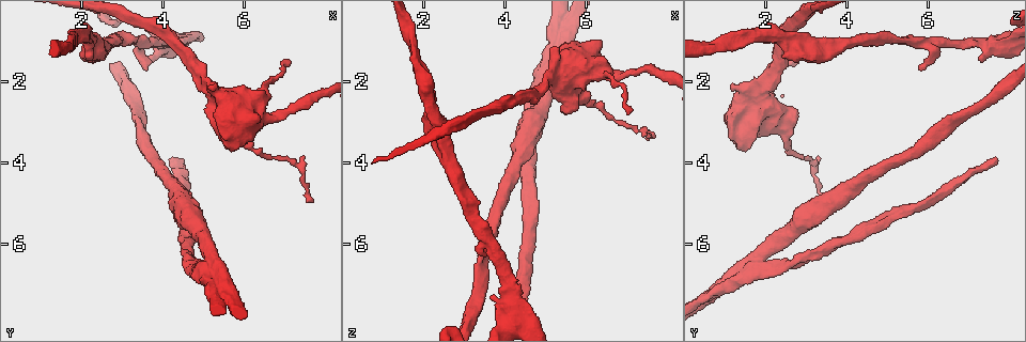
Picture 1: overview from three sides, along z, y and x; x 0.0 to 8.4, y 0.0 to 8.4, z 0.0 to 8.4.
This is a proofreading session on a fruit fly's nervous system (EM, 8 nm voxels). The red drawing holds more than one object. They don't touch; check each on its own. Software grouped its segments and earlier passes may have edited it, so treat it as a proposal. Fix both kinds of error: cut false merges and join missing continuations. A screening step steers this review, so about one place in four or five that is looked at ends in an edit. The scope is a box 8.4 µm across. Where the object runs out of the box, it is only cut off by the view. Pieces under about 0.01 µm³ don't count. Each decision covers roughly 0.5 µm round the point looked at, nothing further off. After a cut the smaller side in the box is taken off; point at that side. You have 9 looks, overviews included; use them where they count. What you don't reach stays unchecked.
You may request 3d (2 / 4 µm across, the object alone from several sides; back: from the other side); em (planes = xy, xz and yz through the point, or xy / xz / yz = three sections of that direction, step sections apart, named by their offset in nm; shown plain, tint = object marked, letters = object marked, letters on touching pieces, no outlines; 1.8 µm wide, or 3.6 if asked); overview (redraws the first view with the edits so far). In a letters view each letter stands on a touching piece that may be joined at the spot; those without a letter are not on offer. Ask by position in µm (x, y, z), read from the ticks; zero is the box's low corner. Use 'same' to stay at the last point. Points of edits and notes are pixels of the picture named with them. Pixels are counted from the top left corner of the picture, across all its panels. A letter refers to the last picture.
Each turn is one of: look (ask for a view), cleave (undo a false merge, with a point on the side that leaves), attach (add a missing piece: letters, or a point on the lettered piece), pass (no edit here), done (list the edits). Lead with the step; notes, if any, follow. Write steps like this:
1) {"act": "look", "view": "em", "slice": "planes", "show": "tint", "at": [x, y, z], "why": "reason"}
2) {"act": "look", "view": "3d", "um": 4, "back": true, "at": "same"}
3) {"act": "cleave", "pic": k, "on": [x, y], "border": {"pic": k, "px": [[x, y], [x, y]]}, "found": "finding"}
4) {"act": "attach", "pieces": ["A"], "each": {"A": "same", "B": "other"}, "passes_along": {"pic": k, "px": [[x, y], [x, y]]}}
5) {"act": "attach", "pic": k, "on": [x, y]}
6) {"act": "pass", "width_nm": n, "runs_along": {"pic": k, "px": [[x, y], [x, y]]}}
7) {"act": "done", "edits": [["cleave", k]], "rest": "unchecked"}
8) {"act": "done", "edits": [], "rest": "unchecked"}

{"act": "look", "view": "em", "slice": "planes", "show": "letters", "at": [5.10, 2.20, 1.25], "why": "stops while still wide"}

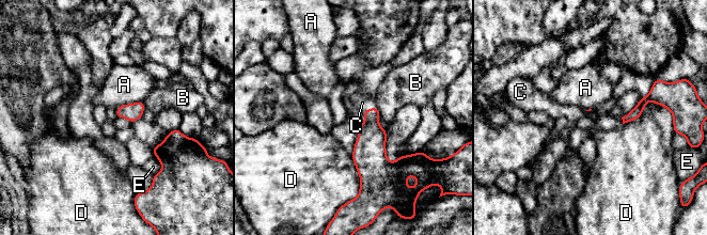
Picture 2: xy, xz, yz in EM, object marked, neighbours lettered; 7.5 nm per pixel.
{"act": "attach", "pieces": ["C"], "longest_contact_nm": ["D", 360], "each": {"A": "other", "B": "other", "C": "same", "D": "other", "E": "other"}, "passes_along": {"pic": 2, "px": [[372, 138], [368, 108], [362, 103]]}, "found": "it goes on there"}

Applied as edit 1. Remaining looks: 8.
{"act": "look", "view": "overview", "why": "redraw"}

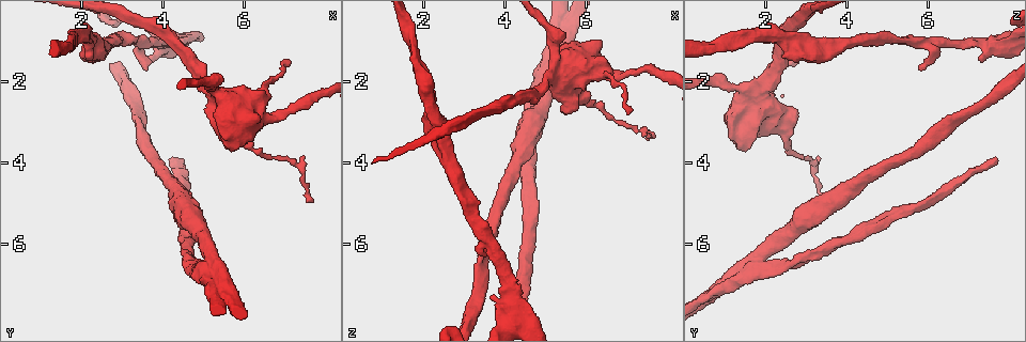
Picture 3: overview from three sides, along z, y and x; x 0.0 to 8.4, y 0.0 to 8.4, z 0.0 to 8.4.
{"act": "look", "view": "em", "slice": "yz", "step": 8, "show": "letters", "at": [5.50, 3.10, 2.70], "why": "thick end"}

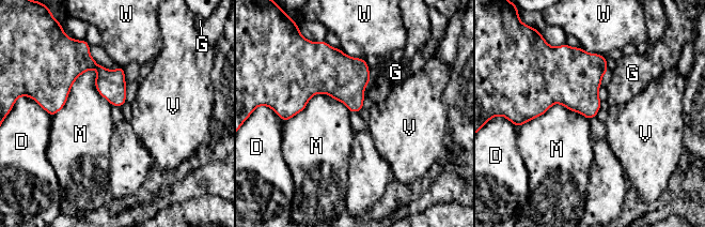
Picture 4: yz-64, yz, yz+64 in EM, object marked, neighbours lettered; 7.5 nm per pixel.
{"act": "look", "view": "em", "slice": "planes", "show": "letters", "at": "same"}

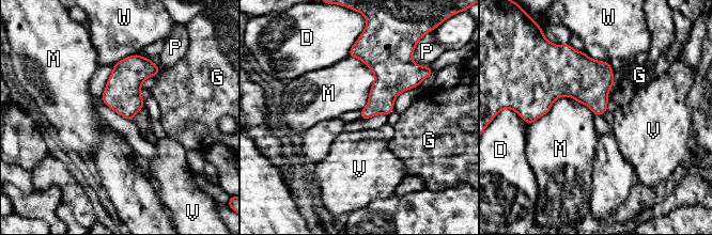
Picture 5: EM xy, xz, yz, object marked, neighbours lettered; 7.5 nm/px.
{"act": "pass", "each": {"D": "other", "G": "other", "M": "other", "P": "other", "V": "other", "W": "other"}, "border": {"pic": 5, "px": [[593, 114], [559, 96], [528, 125]]}, "found": "none of them fits"}

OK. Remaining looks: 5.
{"act": "look", "view": "em", "slice": "planes", "show": "letters", "at": [3.75, 1.55, 7.25], "why": "stops while still wide"}

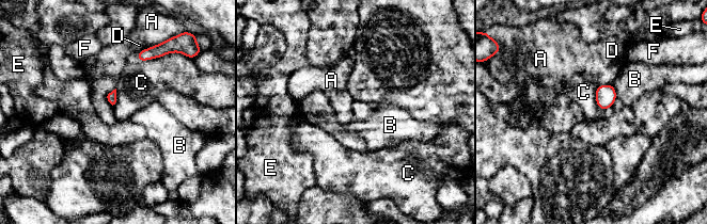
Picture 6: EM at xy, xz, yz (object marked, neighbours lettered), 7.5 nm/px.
{"act": "pass", "each": {"A": "other", "B": "other", "C": "other", "D": "other", "E": "other", "F": "other"}, "border": {"pic": 6, "px": [[163, 54], [139, 62]]}, "found": "no lettered piece goes on from it"}

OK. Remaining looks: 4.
{"act": "look", "view": "em", "slice": "xy", "step": 16, "show": "letters", "at": [4.25, 4.00, 7.70]}

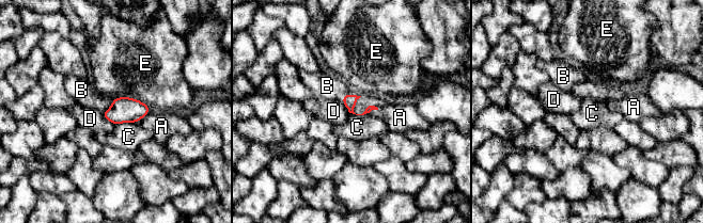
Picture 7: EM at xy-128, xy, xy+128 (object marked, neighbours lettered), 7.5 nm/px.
{"act": "pass", "each": {"A": "other", "B": "other", "C": "other", "D": "other", "E": "other"}, "border": {"pic": 7, "px": [[137, 122], [123, 122], [114, 125]]}, "found": "none of them fits"}

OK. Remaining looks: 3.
{"act": "done", "edits": [["attach", 2]], "rest": "unchecked"}

